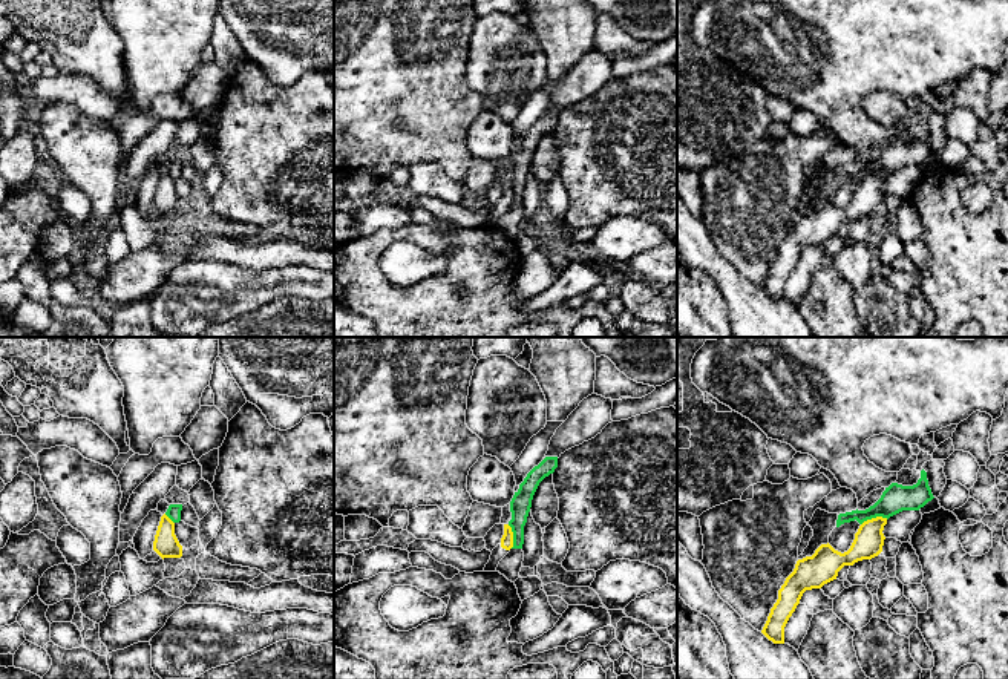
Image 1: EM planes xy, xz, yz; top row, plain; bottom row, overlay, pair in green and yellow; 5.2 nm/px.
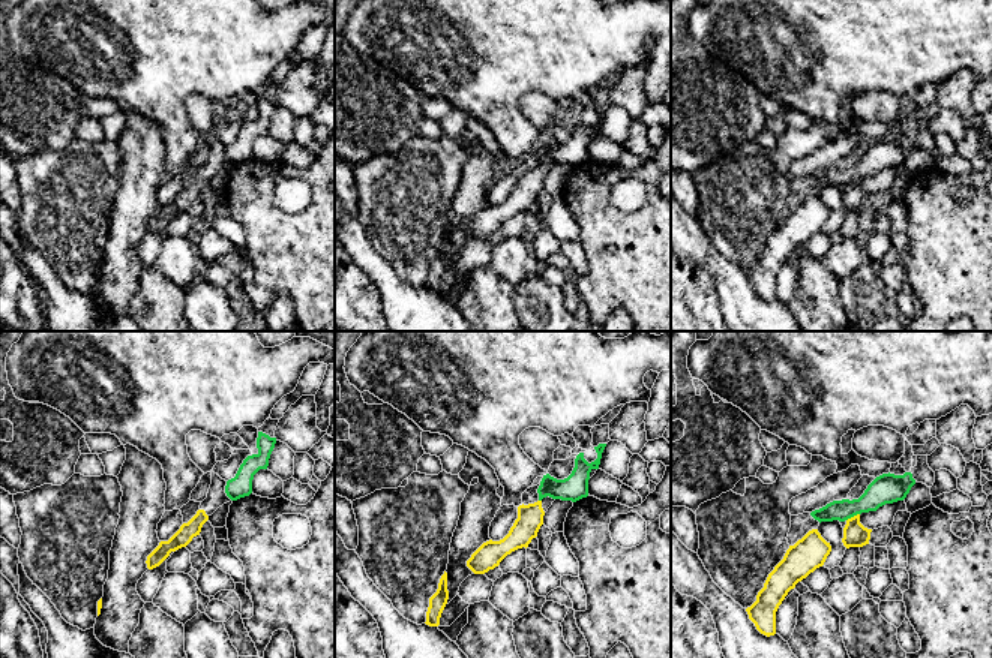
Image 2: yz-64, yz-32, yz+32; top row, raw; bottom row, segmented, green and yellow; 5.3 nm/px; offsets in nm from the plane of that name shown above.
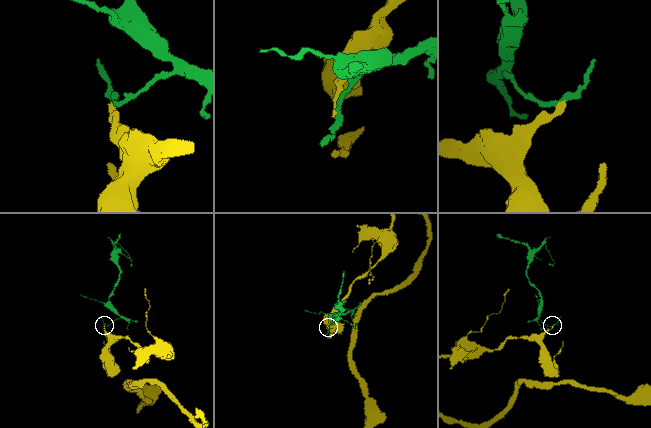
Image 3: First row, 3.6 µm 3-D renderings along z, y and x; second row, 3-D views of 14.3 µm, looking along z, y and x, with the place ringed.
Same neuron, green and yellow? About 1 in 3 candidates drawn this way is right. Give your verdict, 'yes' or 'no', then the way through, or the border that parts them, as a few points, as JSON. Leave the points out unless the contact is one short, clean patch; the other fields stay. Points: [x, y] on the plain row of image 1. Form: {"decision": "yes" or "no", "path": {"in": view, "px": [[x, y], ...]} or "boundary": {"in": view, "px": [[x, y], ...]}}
{"decision": "no", "boundary": {"in": "yz", "px": [[887, 175], [867, 175], [861, 181]]}}

